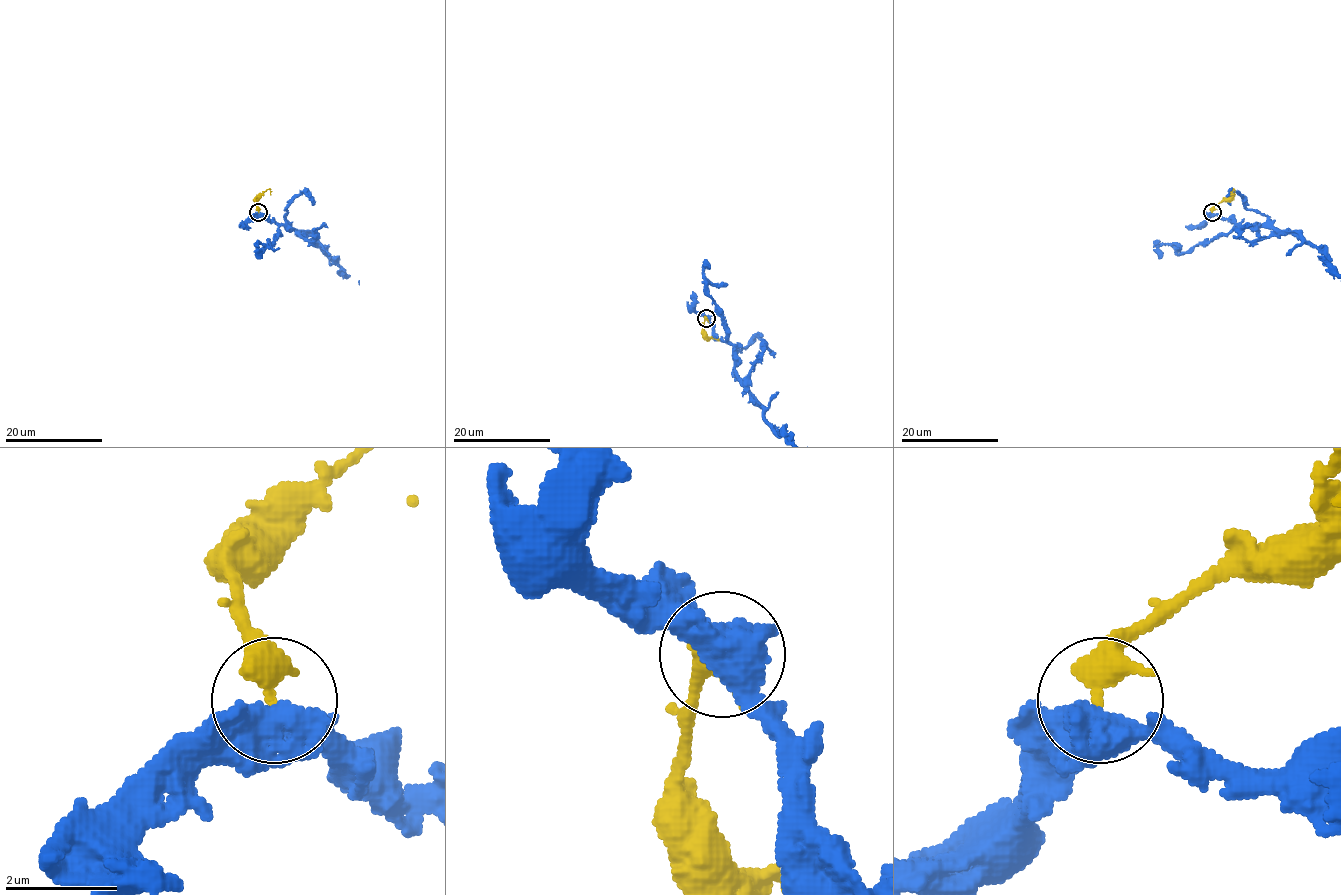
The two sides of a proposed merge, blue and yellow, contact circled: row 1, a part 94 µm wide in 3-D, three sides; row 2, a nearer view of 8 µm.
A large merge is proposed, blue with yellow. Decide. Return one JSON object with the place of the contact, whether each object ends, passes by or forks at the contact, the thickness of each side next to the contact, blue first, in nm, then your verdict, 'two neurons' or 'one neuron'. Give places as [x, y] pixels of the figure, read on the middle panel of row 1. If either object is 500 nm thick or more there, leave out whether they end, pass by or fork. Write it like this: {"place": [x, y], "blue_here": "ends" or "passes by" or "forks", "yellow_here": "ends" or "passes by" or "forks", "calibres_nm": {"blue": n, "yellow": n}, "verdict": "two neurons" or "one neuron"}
{"place": [706, 318], "calibres_nm": {"blue": 600, "yellow": 480}, "verdict": "two neurons"}

